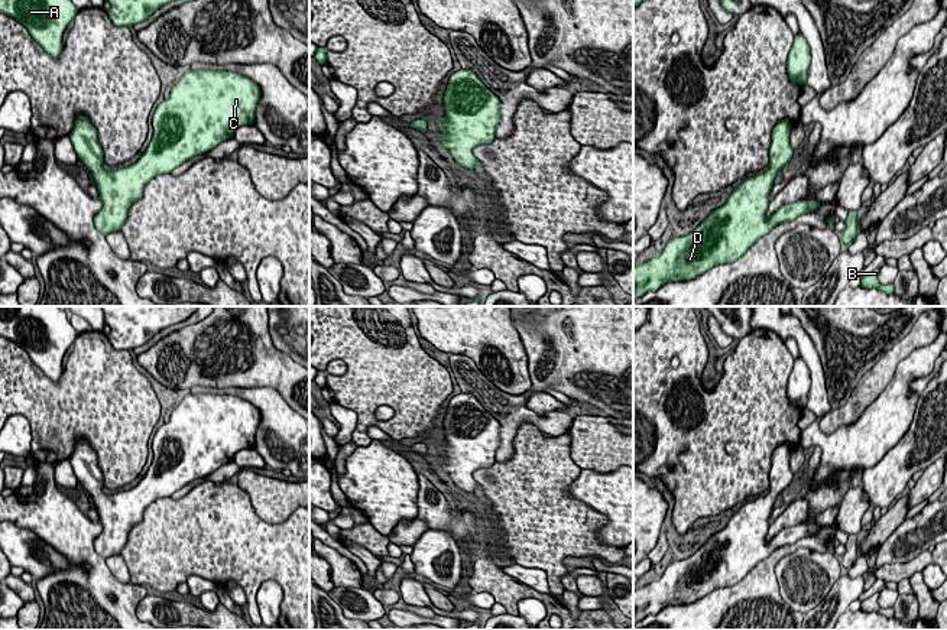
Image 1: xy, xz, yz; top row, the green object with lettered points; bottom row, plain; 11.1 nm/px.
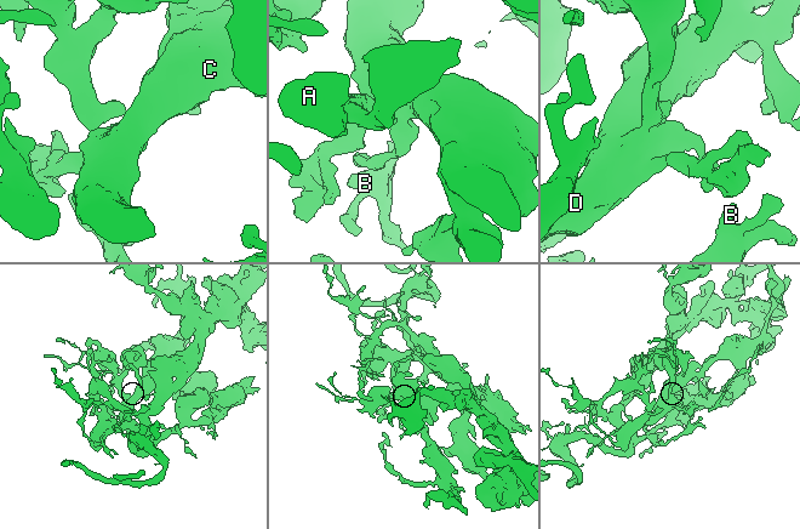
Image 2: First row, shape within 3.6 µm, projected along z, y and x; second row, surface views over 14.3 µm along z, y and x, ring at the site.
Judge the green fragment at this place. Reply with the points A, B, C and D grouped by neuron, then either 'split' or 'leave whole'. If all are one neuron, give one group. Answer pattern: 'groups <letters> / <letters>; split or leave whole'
groups A B C D; leave whole

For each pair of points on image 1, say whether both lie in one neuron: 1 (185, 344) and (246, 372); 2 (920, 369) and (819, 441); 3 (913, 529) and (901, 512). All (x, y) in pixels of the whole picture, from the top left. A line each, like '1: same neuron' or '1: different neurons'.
1: same neuron
2: same neuron
3: different neurons

